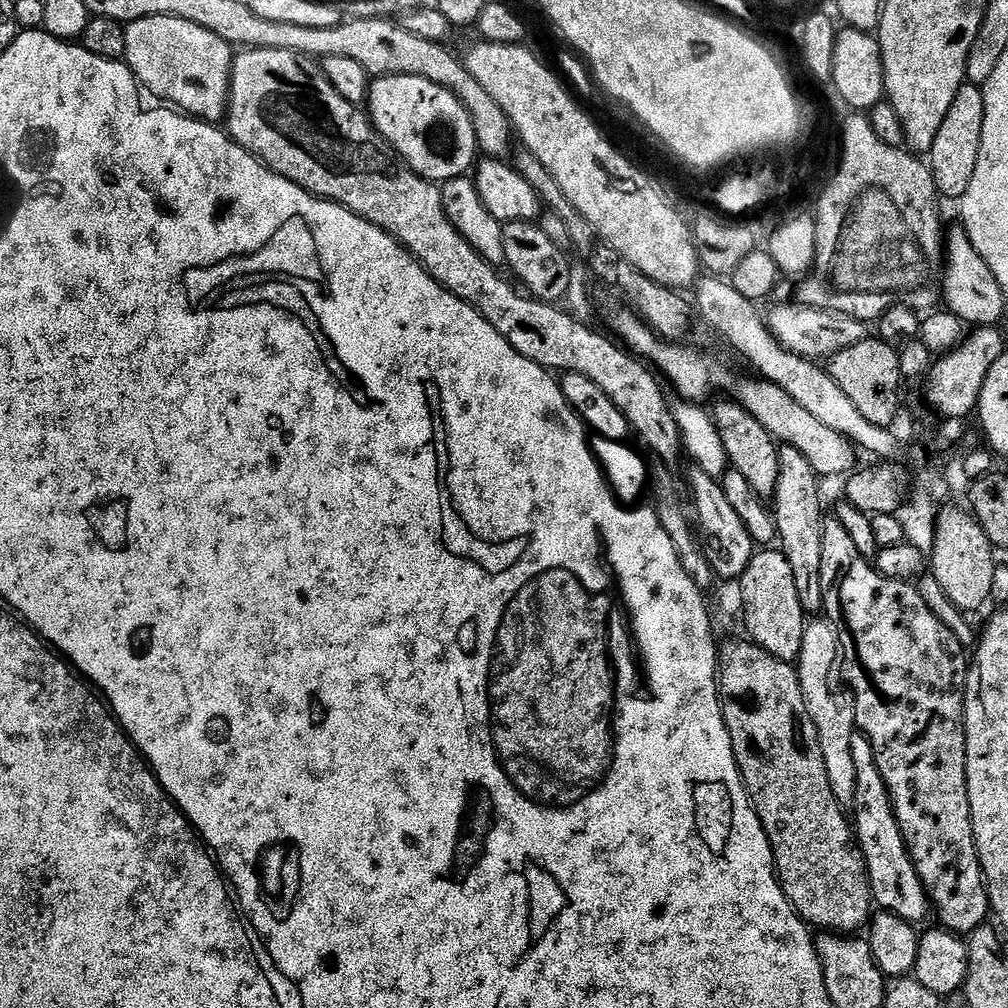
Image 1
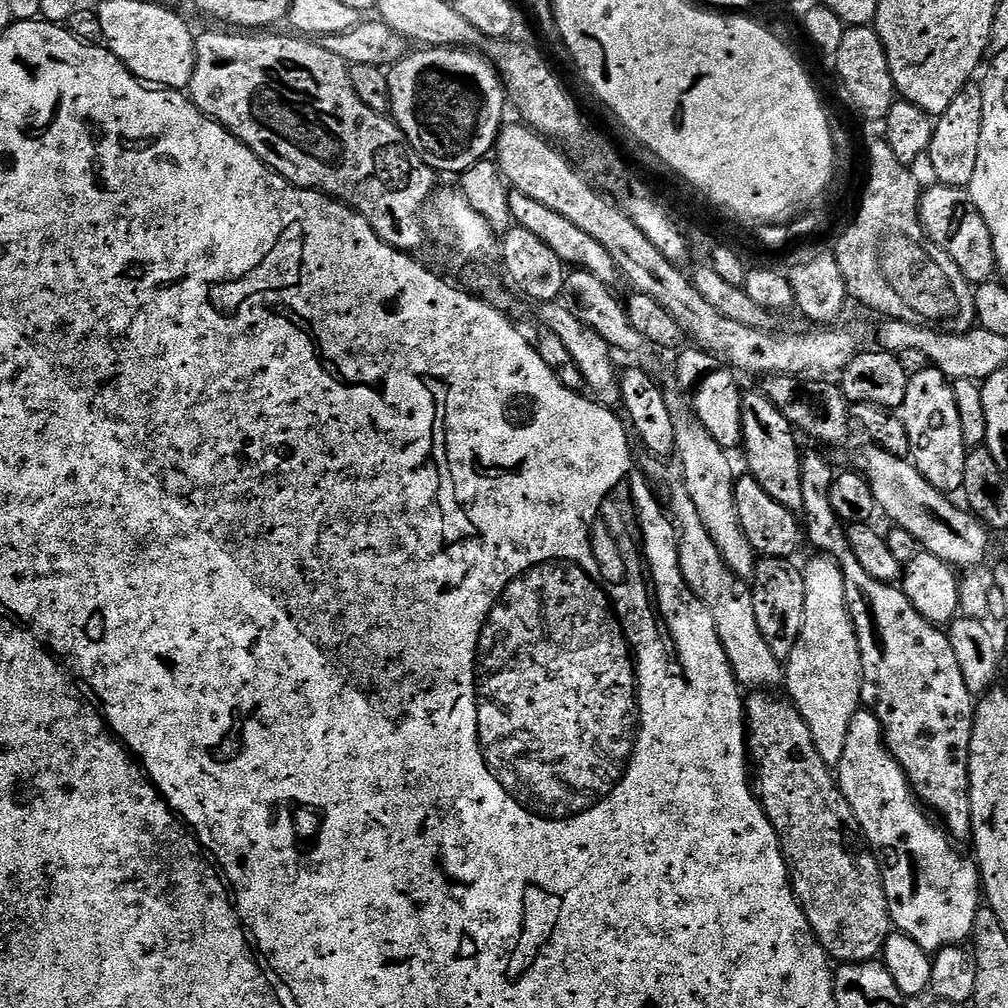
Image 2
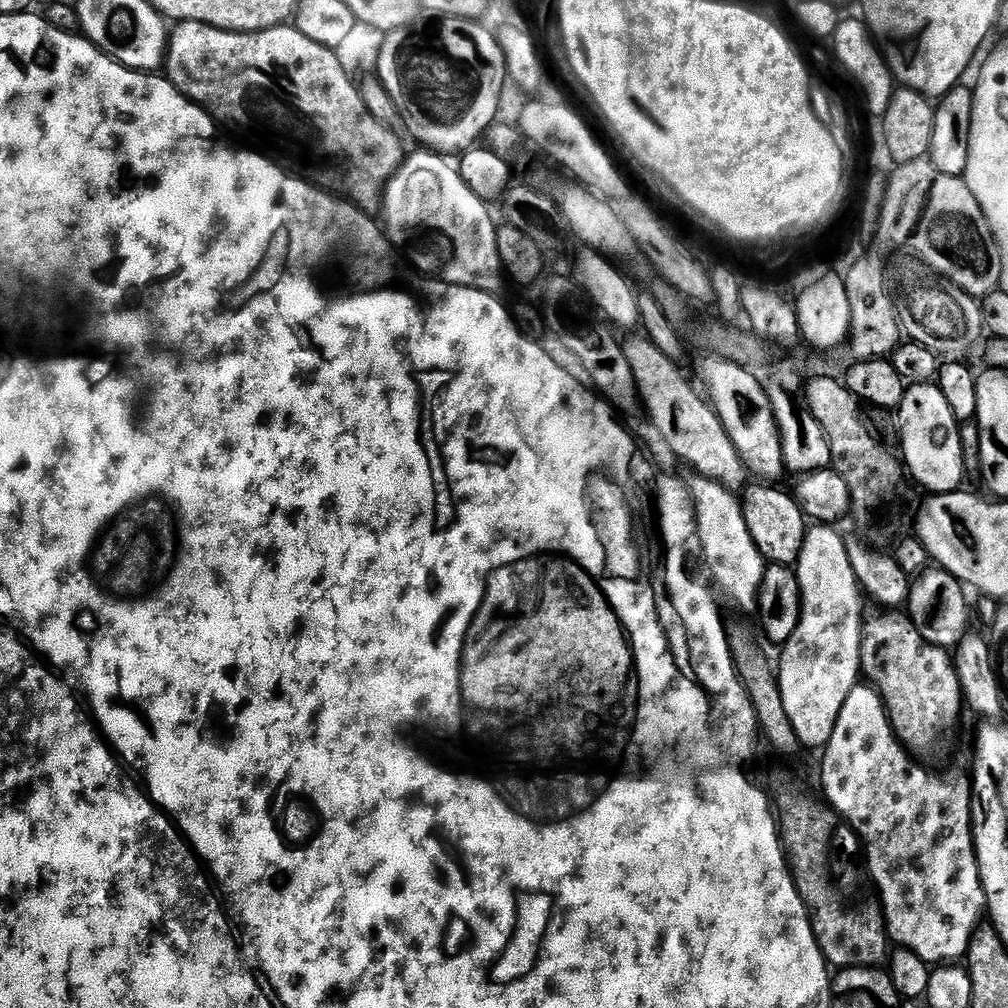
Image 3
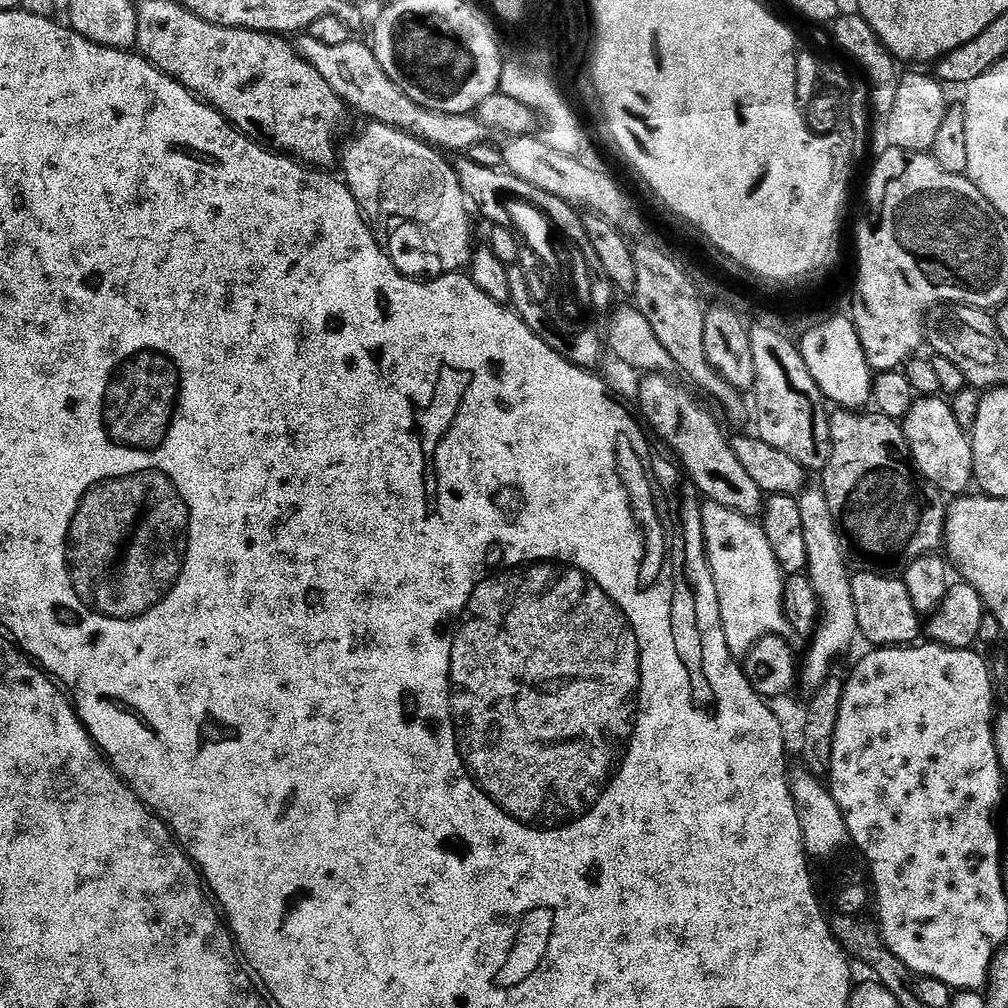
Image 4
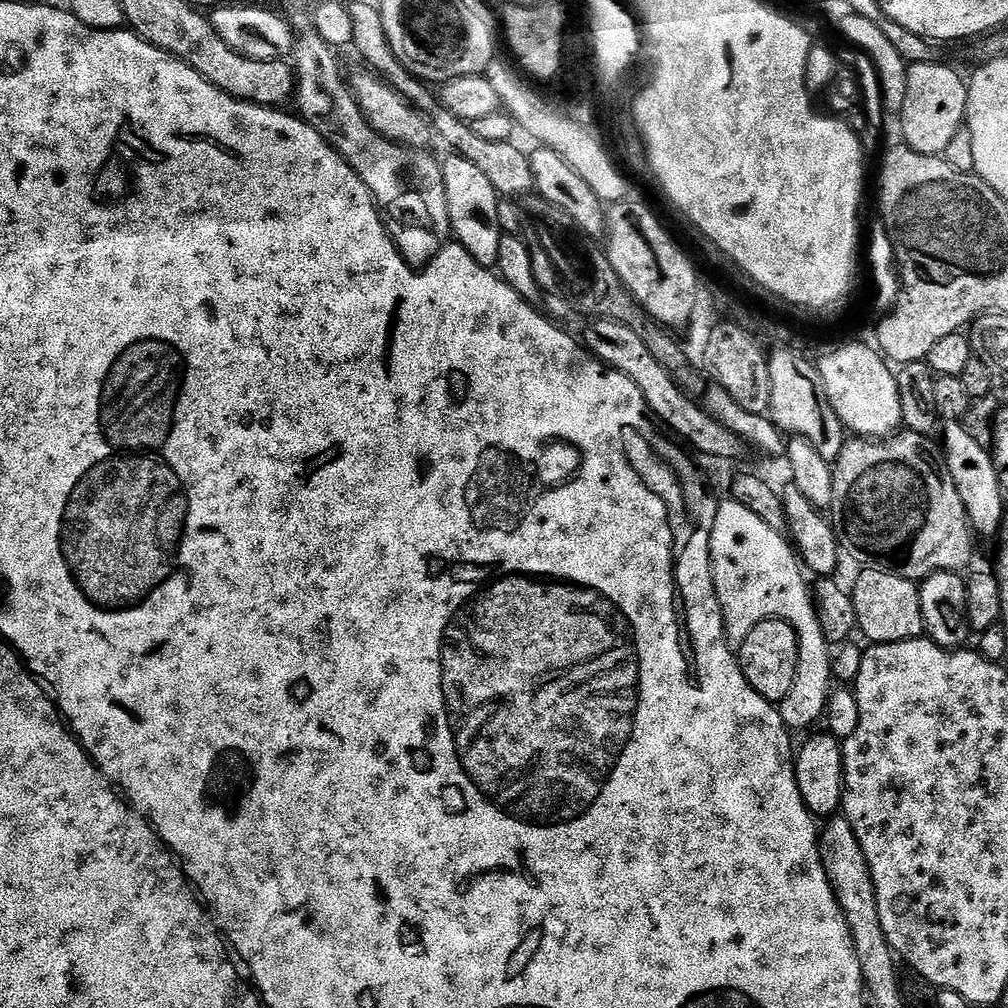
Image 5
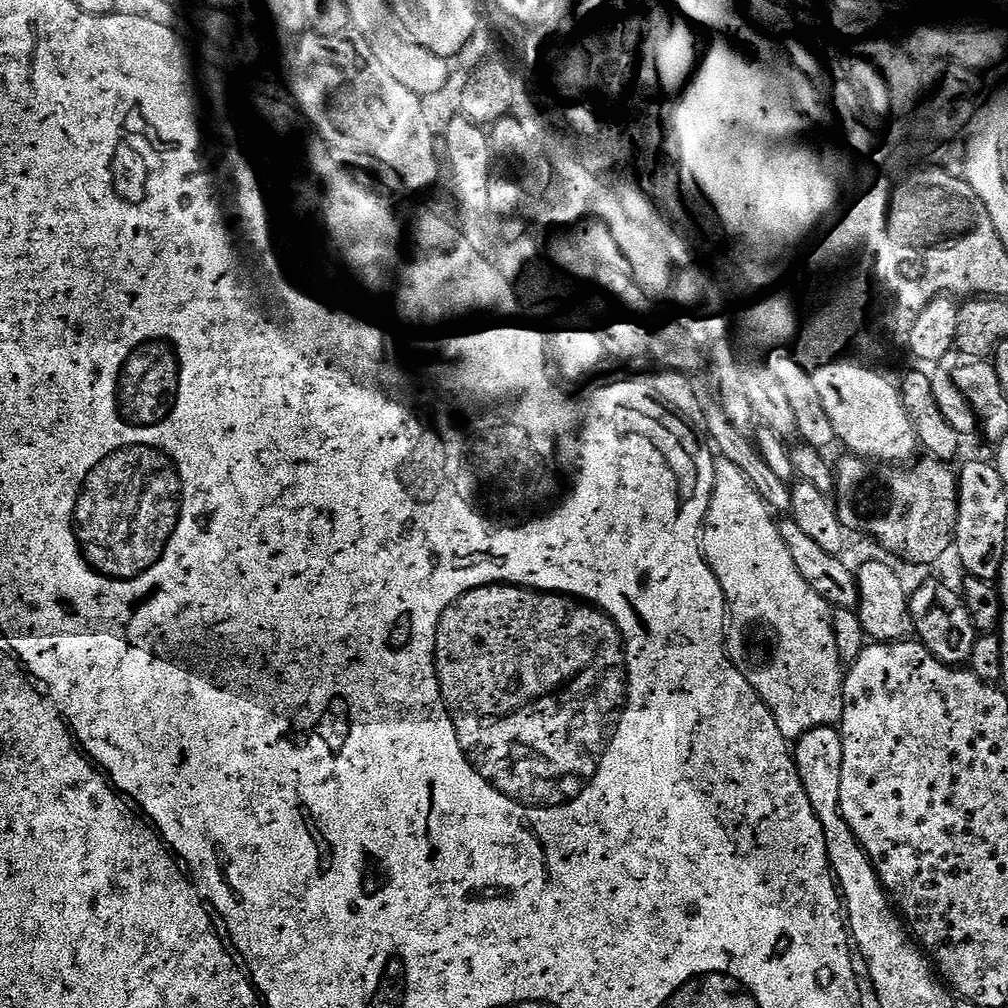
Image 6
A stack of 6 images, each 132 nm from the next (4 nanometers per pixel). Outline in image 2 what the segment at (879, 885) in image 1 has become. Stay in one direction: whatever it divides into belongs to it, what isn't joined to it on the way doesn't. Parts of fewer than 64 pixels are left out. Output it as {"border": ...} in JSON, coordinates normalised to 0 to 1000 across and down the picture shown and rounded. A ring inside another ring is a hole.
{"border":[[[850,704],[845,709],[839,724],[839,738],[835,740],[835,752],[827,770],[833,787],[843,800],[848,816],[853,816],[865,840],[864,848],[873,867],[873,878],[879,887],[884,920],[890,926],[902,929],[920,946],[929,946],[934,940],[944,938],[955,938],[963,930],[966,911],[974,899],[972,866],[963,852],[955,853],[952,850],[948,842],[951,840],[945,836],[939,824],[932,816],[925,817],[926,811],[911,797],[893,757],[877,741],[877,731],[868,706]]]}

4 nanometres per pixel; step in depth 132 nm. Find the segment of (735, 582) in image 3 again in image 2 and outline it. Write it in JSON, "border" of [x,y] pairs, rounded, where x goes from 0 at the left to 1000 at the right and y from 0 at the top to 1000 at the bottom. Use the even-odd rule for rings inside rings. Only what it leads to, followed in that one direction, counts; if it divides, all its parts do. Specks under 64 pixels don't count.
{"border":[[[686,408],[671,409],[670,413],[670,451],[675,451],[674,471],[681,486],[685,486],[685,494],[692,504],[692,514],[696,514],[696,522],[700,524],[708,542],[712,544],[716,554],[725,567],[735,573],[742,573],[749,568],[752,550],[744,542],[738,532],[736,522],[732,518],[732,506],[728,502],[728,486],[730,476],[726,472],[726,460],[722,457],[723,449],[696,423]]]}

